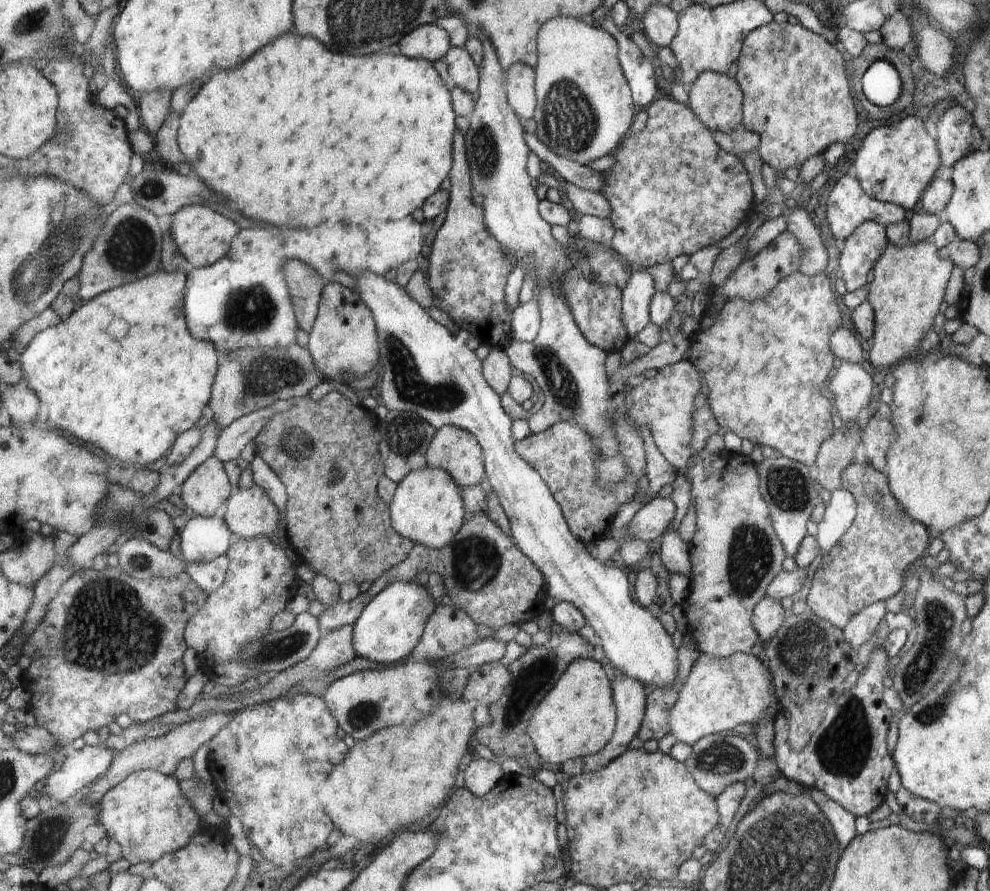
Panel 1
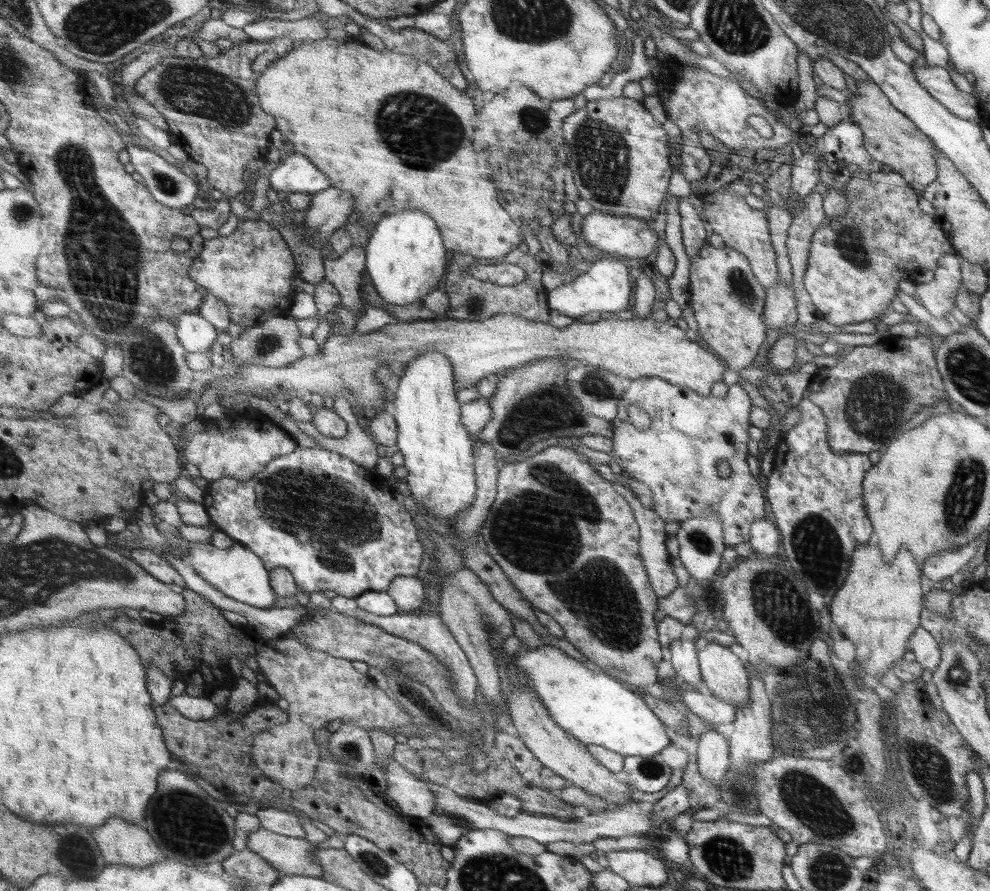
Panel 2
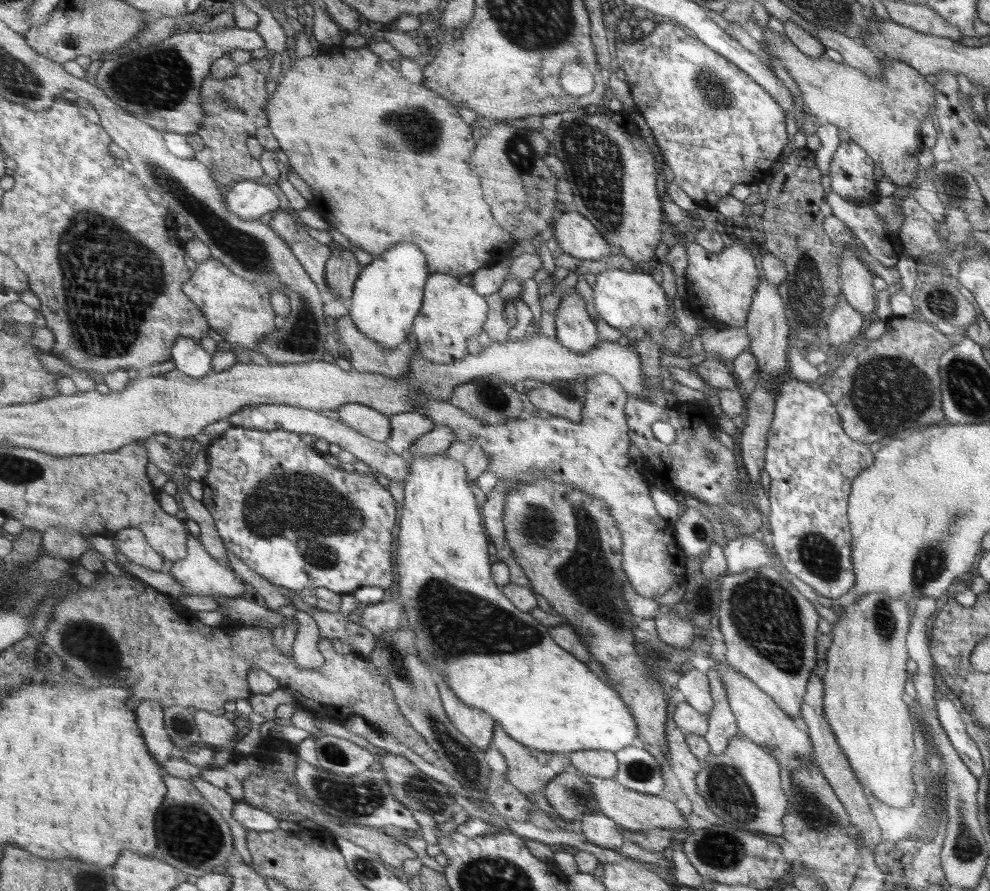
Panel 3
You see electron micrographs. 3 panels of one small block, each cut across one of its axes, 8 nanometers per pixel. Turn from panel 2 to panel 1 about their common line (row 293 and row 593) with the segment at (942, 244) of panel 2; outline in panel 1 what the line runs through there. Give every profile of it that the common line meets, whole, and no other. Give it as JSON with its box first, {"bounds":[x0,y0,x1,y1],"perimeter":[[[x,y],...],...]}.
{"bounds":[807,459,928,630],"perimeter":[[[856,459],[852,460],[852,464],[846,466],[846,470],[842,472],[841,488],[854,496],[857,504],[856,517],[846,534],[838,540],[838,544],[830,552],[824,553],[824,556],[818,557],[809,577],[811,587],[808,591],[807,606],[808,611],[828,620],[840,630],[844,630],[850,618],[858,614],[862,608],[882,602],[894,596],[896,592],[900,592],[904,584],[902,578],[904,578],[906,568],[914,564],[918,558],[922,558],[928,546],[928,530],[925,524],[910,518],[905,507],[898,502],[897,498],[894,498],[888,475],[876,470],[872,465],[868,466]]]}

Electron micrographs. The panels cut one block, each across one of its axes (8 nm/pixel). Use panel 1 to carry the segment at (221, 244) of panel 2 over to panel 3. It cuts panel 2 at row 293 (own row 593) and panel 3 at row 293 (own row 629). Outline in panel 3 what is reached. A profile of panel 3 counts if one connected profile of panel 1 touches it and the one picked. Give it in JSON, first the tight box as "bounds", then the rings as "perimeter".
{"bounds":[184,257,276,350],"perimeter":[[[210,257],[204,263],[197,265],[194,276],[185,284],[184,291],[200,305],[202,311],[206,313],[206,317],[210,319],[212,328],[218,331],[224,340],[232,343],[234,350],[236,350],[237,345],[240,348],[256,350],[256,345],[264,339],[264,335],[276,332],[276,326],[274,326],[276,316],[274,316],[274,307],[272,305],[272,292],[270,292],[268,286],[262,283],[246,281],[244,277],[232,272],[232,269],[224,261],[220,261],[216,257]]]}

